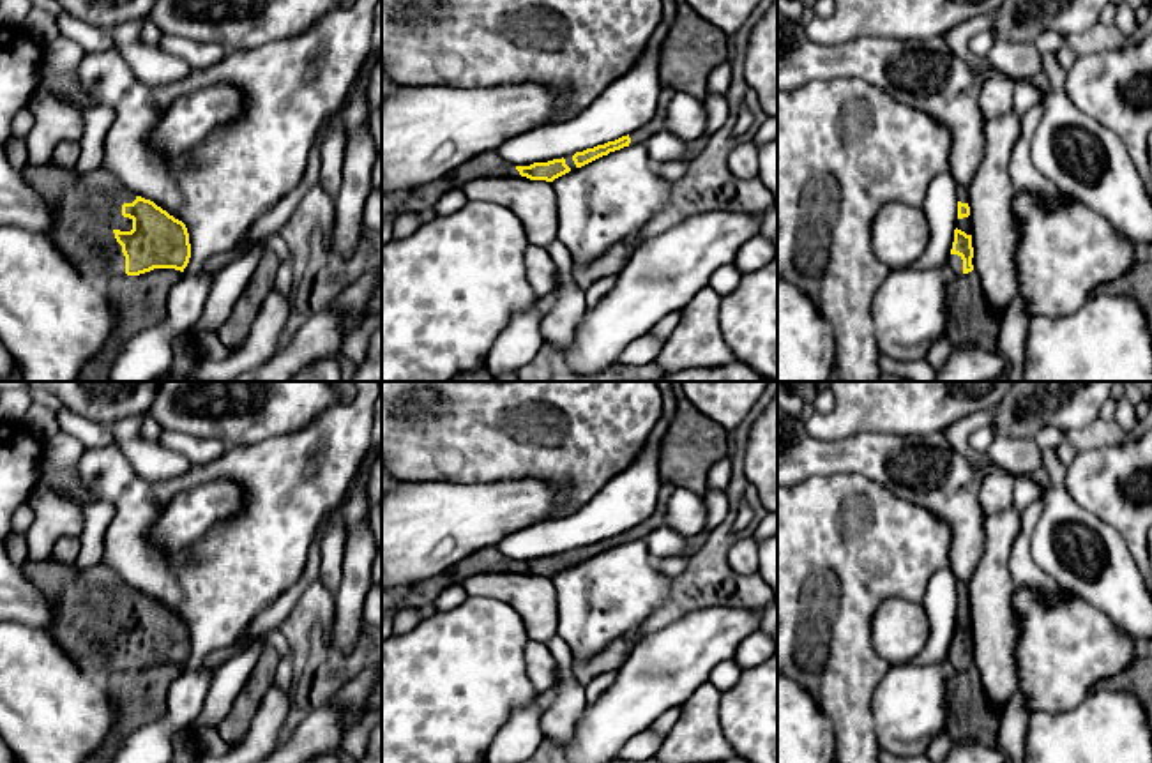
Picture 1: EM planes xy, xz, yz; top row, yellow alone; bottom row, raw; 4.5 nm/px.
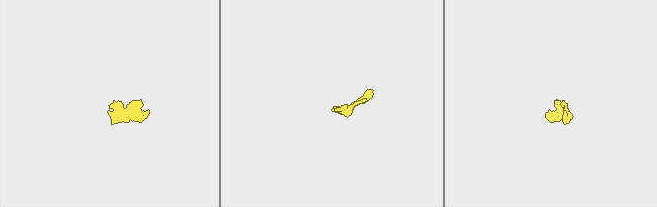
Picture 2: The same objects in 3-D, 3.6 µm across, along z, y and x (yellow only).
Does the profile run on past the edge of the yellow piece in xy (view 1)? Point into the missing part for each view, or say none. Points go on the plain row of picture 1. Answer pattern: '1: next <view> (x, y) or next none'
1: next xy (87, 603)

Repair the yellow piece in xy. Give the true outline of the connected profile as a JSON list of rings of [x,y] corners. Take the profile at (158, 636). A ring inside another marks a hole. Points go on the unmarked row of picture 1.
[[[53,555],[25,560],[23,574],[55,606],[55,623],[48,631],[62,650],[92,678],[104,680],[115,671],[140,671],[154,664],[184,668],[191,653],[189,629],[182,616],[154,597],[127,585],[104,563],[81,570]]]

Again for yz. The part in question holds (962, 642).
[[[958,585],[958,623],[954,625],[954,638],[947,662],[954,671],[963,671],[974,666],[972,653],[972,613],[968,602],[968,585]]]

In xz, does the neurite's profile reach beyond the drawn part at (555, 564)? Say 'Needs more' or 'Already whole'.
Needs more

